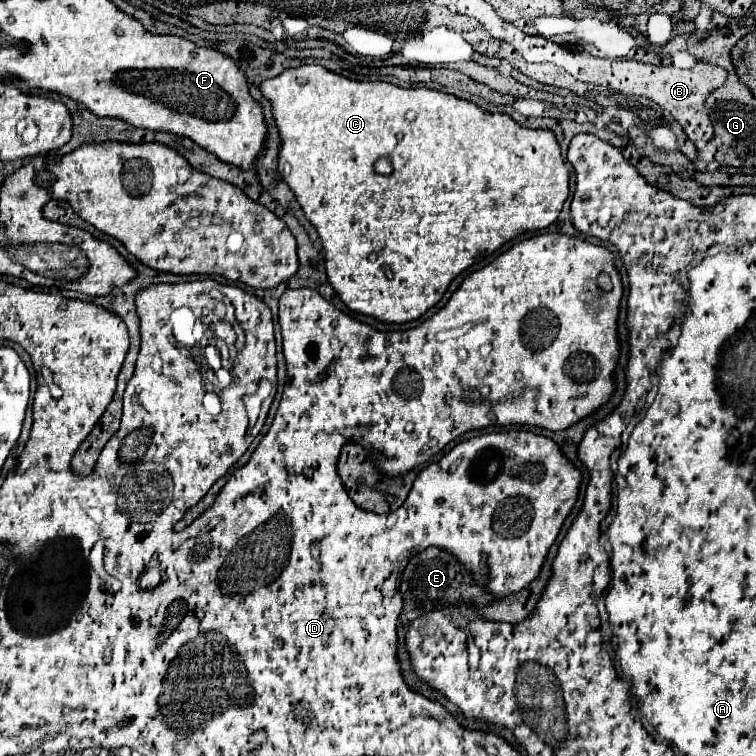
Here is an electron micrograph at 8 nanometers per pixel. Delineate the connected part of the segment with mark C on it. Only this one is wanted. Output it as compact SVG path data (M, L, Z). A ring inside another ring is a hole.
M316 64L300 66L284 70L282 74L264 80L260 86L262 96L272 104L272 118L280 134L280 150L278 150L278 174L296 194L298 204L302 206L306 218L316 226L326 258L326 274L328 282L342 298L342 302L360 314L374 316L384 322L404 324L420 318L428 308L432 308L446 292L450 282L470 268L480 254L492 254L502 244L512 240L514 236L528 230L542 230L550 226L560 210L564 200L568 198L568 170L560 156L560 146L550 130L530 130L516 124L506 114L486 114L476 104L468 100L460 100L452 94L444 94L438 90L416 88L404 90L388 82L356 82L346 76L340 76L332 70L326 70ZM386 156L392 164L392 174L378 174L374 164Z

